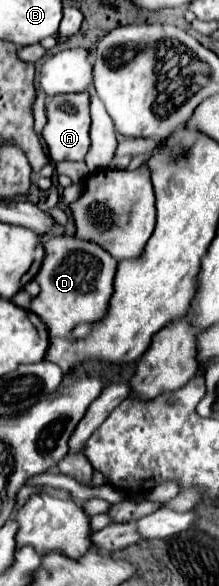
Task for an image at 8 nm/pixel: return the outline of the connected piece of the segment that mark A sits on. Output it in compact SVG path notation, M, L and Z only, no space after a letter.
M88 92L80 94L58 94L50 100L46 116L48 124L42 130L42 138L48 146L50 158L54 162L62 160L84 160L90 150L90 112L88 112Z

